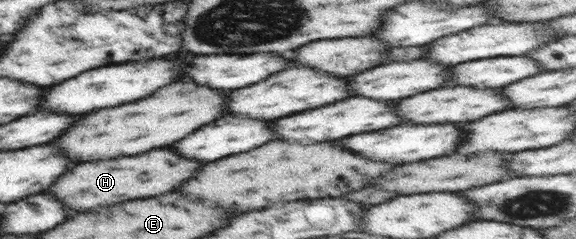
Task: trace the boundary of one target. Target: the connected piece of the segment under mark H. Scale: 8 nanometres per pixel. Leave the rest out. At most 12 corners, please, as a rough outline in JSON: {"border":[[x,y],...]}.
{"border":[[170,150],[78,164],[46,192],[72,210],[178,188],[202,162]]}

